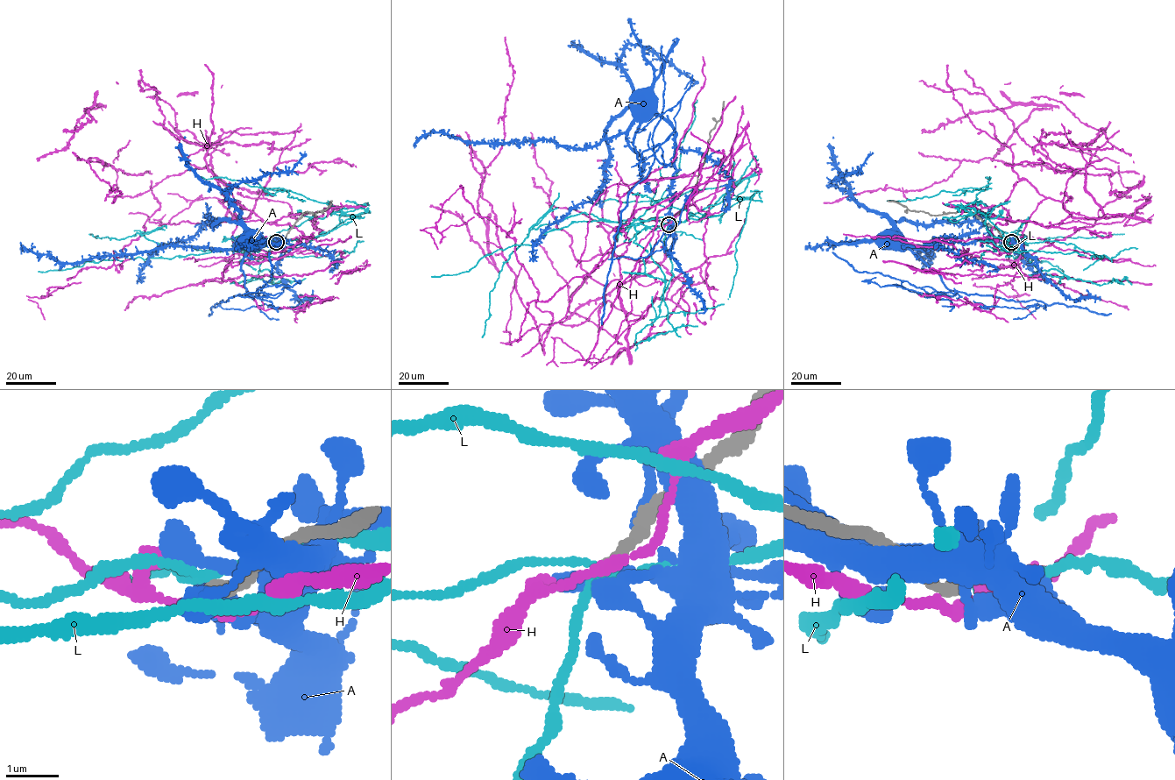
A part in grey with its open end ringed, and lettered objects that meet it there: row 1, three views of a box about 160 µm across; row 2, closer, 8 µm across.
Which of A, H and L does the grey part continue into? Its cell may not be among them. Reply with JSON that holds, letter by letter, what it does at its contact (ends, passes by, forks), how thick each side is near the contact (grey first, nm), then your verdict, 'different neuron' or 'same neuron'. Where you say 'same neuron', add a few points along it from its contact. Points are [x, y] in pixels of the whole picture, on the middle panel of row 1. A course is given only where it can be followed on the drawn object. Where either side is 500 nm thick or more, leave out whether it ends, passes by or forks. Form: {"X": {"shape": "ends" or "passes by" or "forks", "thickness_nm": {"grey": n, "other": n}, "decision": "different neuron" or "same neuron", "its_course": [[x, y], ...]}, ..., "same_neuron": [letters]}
{"A": {"shape": "forks", "thickness_nm": {"grey": 240, "other": 190}, "decision": "different neuron"}, "H": {"shape": "passes by", "thickness_nm": {"grey": 240, "other": 200}, "decision": "different neuron"}, "L": {"shape": "forks", "thickness_nm": {"grey": 240, "other": 160}, "decision": "different neuron"}, "same_neuron": []}

